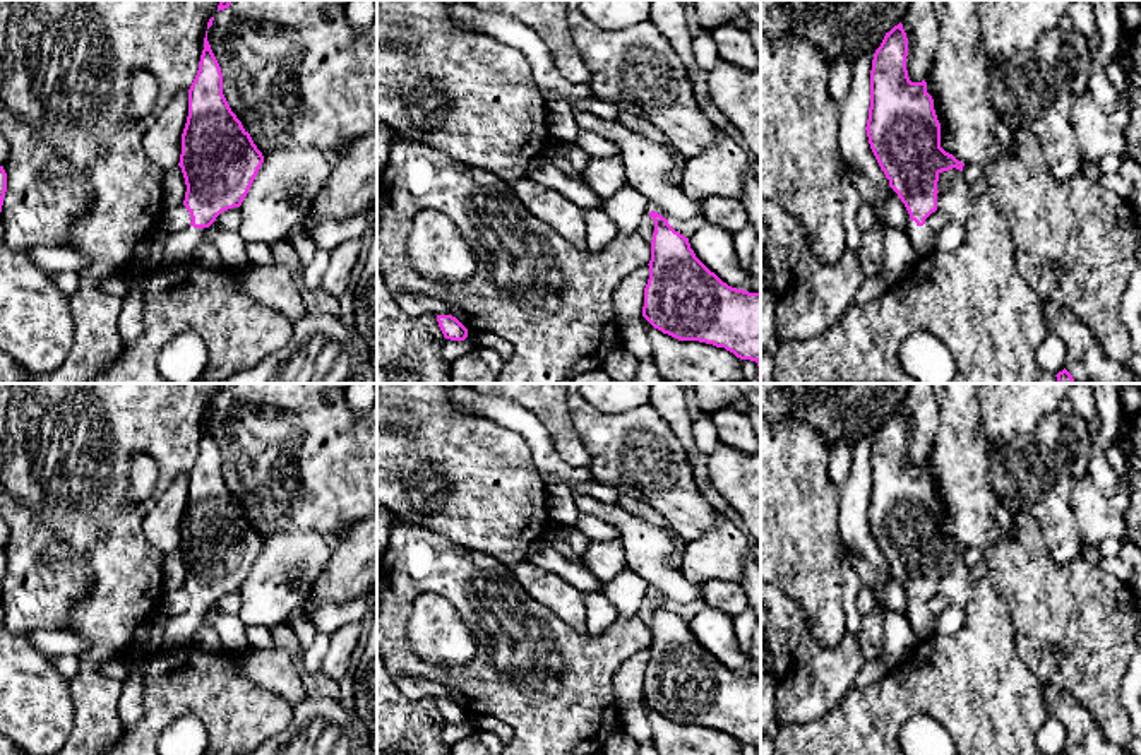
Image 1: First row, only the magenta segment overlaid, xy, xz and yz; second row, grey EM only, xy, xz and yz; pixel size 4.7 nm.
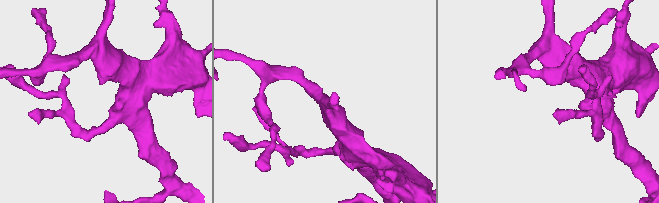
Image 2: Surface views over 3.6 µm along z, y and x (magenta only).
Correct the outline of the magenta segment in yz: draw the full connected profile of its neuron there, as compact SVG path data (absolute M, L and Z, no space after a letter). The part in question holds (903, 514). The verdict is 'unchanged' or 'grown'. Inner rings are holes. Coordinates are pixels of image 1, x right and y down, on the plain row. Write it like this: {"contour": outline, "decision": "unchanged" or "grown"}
{"contour": "M899 406L874 437L867 520L870 532L910 597L906 613L918 640L934 635L925 603L937 594L942 555L965 546L941 531L941 507L927 466L911 466L906 454L908 421Z", "decision": "grown"}

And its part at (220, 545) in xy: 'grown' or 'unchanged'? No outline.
grown

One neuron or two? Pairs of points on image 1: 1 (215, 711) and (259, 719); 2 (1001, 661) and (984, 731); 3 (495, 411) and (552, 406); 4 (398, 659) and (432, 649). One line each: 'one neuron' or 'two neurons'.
1: one neuron
2: one neuron
3: two neurons
4: two neurons

